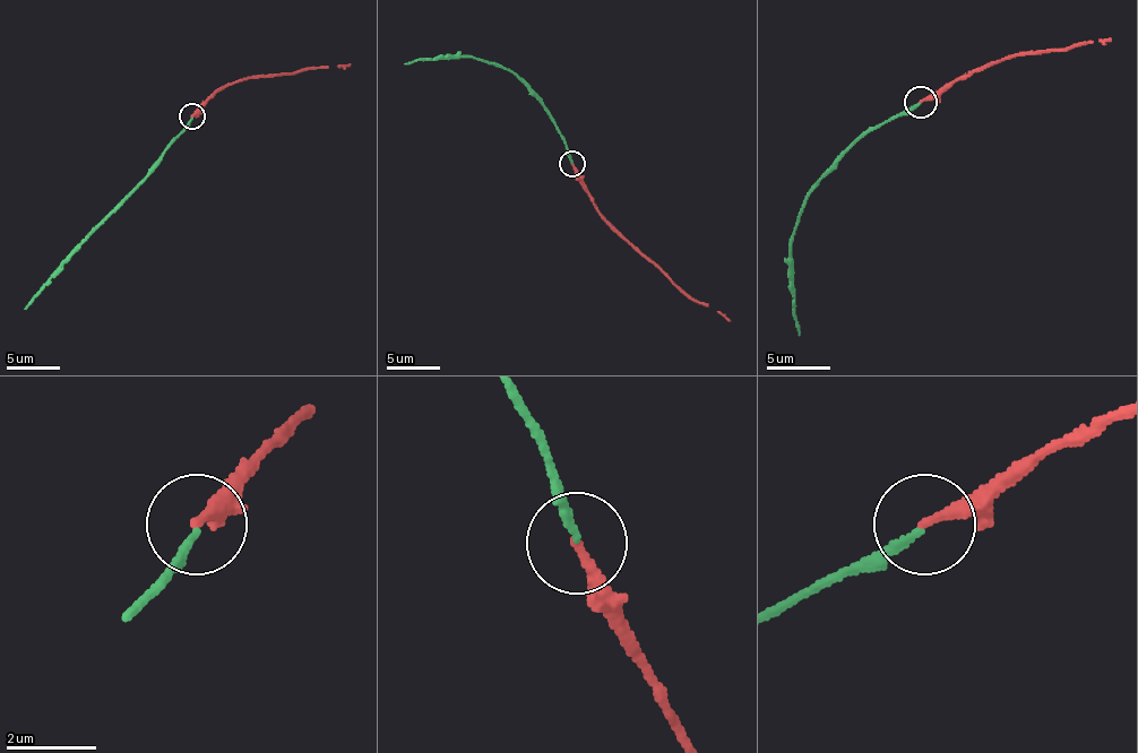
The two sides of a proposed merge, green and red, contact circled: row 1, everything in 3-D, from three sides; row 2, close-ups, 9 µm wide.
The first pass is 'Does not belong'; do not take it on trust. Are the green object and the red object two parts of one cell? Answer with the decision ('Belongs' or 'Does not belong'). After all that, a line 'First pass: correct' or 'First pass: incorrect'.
Does not belong
First pass: correct

